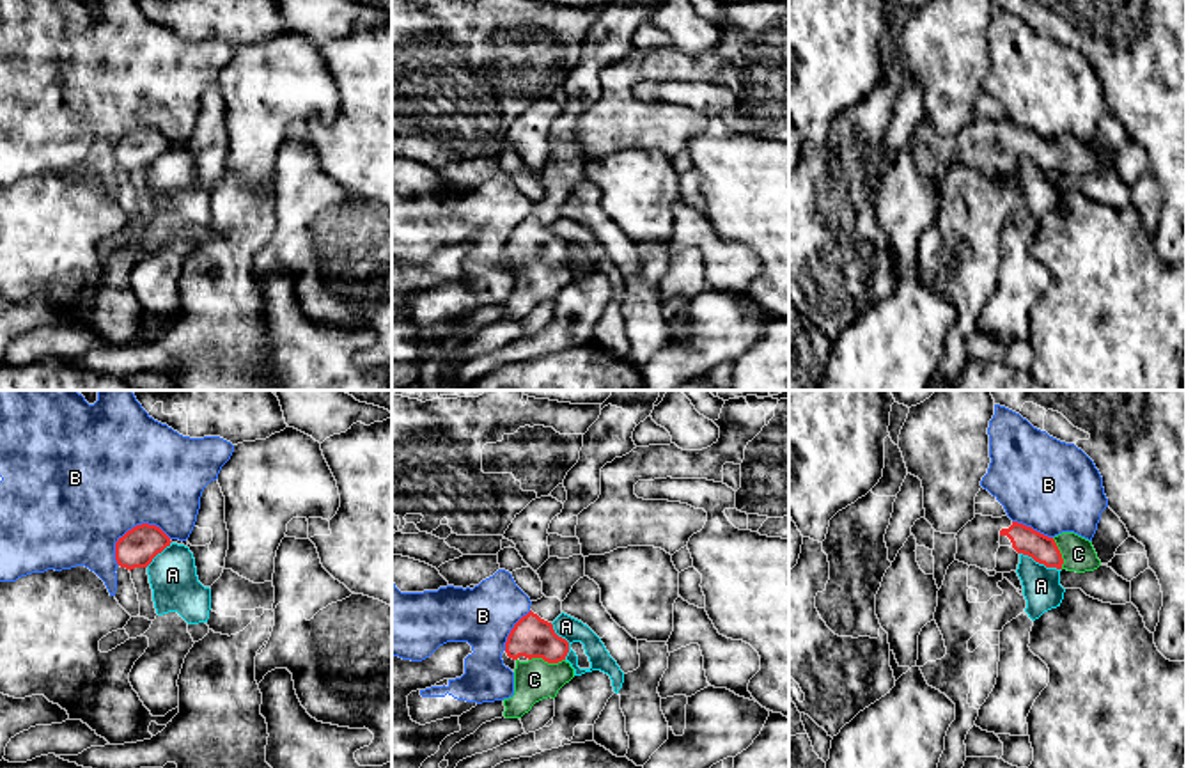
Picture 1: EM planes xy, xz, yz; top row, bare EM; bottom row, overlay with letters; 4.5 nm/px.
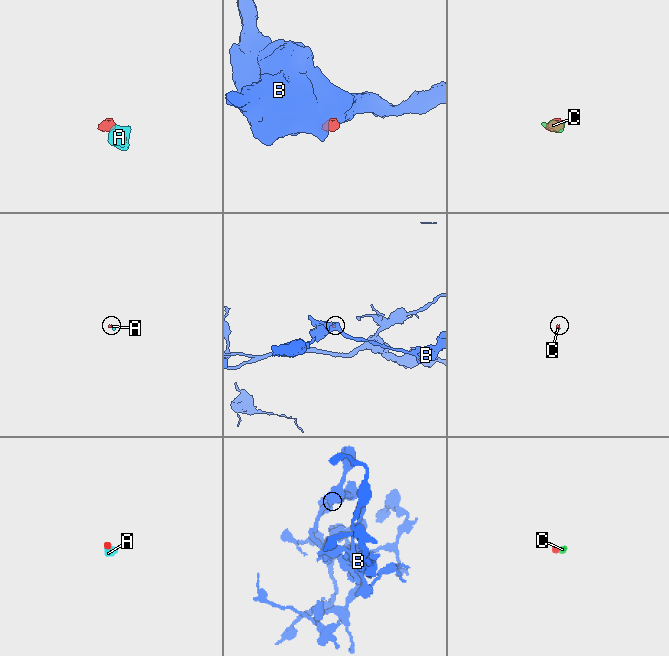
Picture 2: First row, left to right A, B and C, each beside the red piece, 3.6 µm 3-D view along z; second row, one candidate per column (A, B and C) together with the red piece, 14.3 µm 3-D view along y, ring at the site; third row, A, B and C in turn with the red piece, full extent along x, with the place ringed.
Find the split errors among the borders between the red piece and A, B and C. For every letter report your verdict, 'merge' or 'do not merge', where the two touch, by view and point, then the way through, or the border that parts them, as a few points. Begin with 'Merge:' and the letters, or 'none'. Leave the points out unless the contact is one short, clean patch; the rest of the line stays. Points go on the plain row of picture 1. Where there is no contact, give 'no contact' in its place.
Merge: C
A: do not merge; contact yz (1041, 165); border yz (1020, 155), (1061, 172)
B: do not merge; contact xy (137, 128); border xy (171, 141), (155, 128), (137, 126), (116, 146), (114, 162)
C: merge; contact xz (546, 263); way xz (532, 240), (546, 254), (546, 263), (534, 282)

